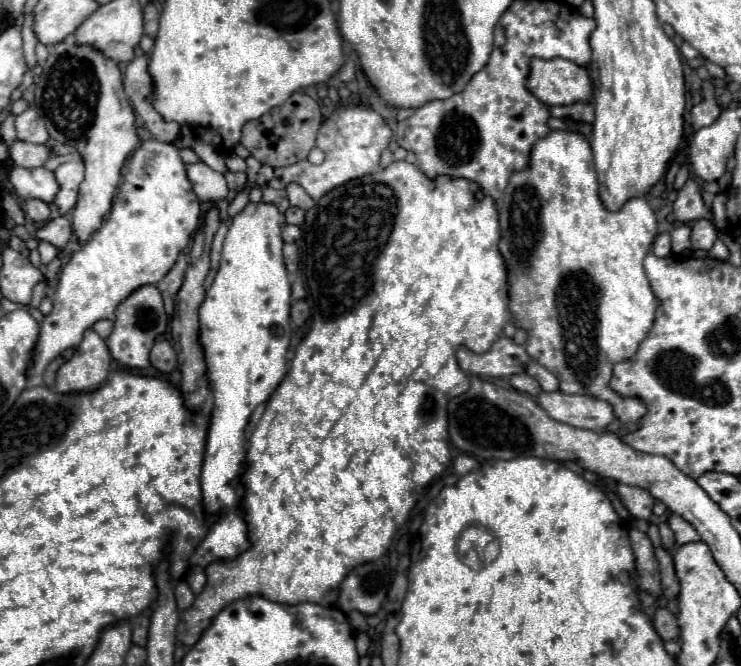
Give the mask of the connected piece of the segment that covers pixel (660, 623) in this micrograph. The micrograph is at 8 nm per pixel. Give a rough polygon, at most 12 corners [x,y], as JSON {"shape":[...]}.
{"shape":[[658,608],[652,618],[662,640],[676,640],[678,626],[674,614]]}

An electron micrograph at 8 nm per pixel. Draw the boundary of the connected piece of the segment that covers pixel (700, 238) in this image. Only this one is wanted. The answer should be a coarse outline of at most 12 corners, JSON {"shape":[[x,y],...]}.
{"shape":[[708,218],[692,226],[692,248],[710,250],[718,230]]}

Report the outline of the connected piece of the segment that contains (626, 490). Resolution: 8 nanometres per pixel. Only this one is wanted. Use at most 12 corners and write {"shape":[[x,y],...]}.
{"shape":[[616,486],[634,518],[648,520],[654,498],[640,486]]}

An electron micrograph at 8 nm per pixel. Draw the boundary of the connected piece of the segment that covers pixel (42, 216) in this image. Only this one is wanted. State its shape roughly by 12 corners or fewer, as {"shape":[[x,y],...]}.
{"shape":[[36,198],[24,202],[24,212],[34,222],[50,218],[50,206]]}

